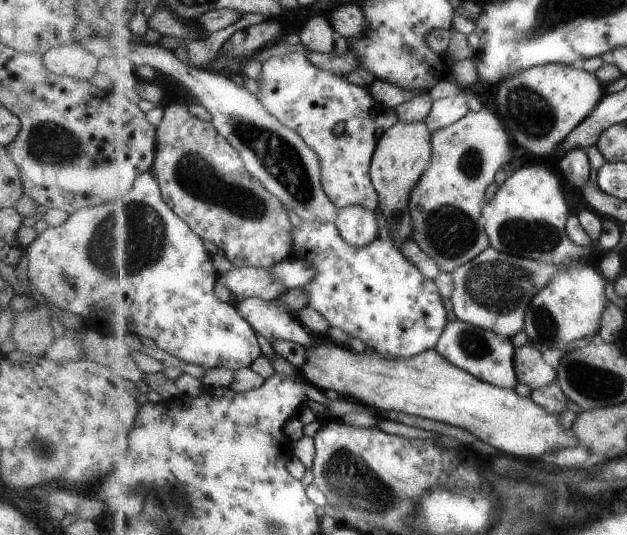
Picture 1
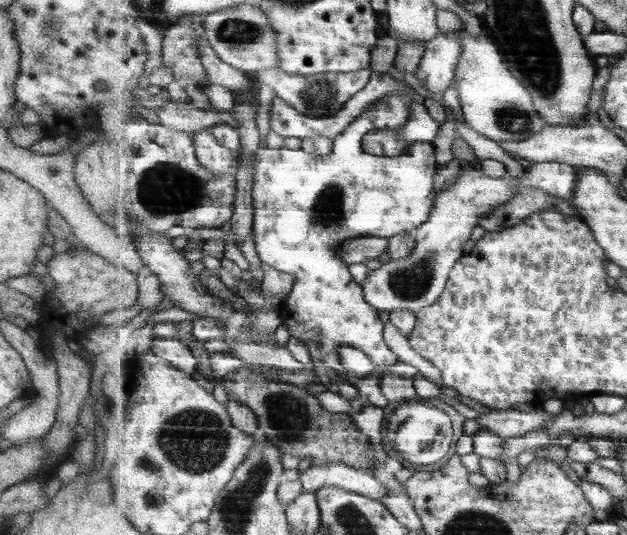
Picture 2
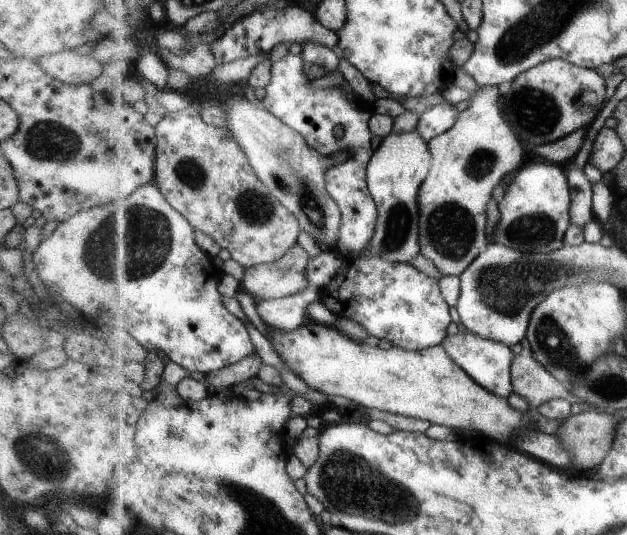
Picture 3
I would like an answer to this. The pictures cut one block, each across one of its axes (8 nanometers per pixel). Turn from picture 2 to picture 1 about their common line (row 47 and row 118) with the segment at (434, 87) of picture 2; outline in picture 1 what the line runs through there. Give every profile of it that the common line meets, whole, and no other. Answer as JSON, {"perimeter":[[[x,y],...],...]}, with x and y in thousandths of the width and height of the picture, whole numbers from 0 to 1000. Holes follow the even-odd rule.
{"perimeter":[[[740,166],[729,179],[716,179],[692,191],[687,213],[678,224],[689,249],[726,232],[751,206],[748,187],[745,187],[745,170]]]}

